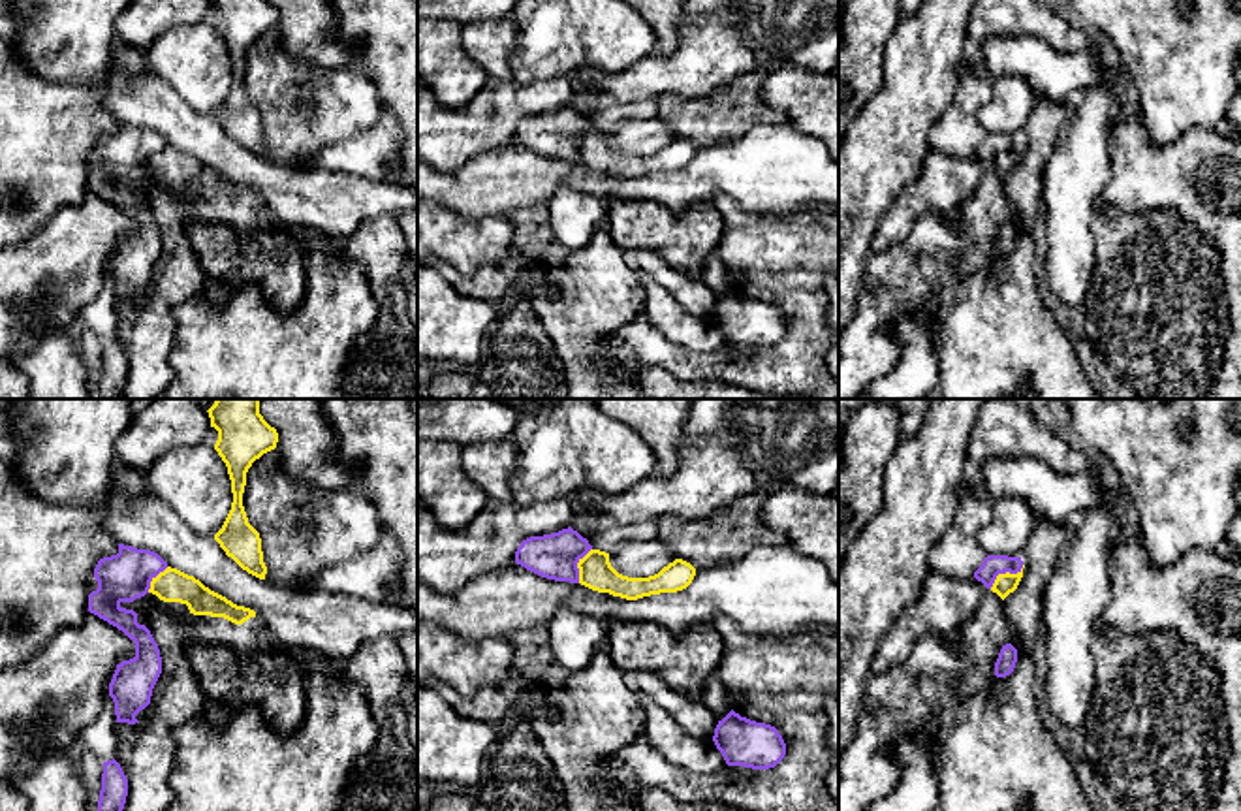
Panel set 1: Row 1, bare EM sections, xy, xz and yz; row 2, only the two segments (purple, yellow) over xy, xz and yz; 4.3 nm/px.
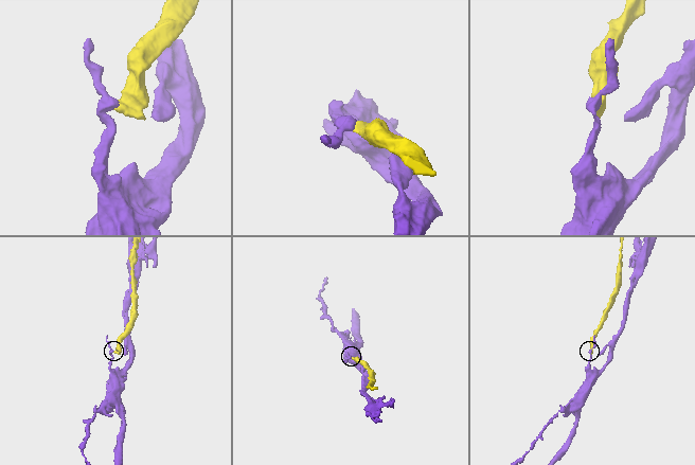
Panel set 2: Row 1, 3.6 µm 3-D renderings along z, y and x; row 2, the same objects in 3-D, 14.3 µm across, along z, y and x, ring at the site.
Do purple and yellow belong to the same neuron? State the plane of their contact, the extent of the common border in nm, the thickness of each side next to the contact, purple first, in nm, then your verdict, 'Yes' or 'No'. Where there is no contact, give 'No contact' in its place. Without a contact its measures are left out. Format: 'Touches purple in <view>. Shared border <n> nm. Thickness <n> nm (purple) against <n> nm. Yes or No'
Touches purple in yz. Shared border 180 nm. Thickness 90 nm (purple) against 90 nm. No

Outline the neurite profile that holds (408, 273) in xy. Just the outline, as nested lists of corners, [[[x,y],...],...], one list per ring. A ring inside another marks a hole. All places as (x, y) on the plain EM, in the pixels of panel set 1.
[[[406,258],[401,278],[408,294],[408,316],[417,326],[417,263]]]

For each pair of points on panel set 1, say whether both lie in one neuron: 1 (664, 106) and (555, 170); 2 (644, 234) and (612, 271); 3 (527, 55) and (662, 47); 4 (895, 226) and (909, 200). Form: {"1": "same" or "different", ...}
{"1": "different", "2": "different", "3": "different", "4": "same"}

